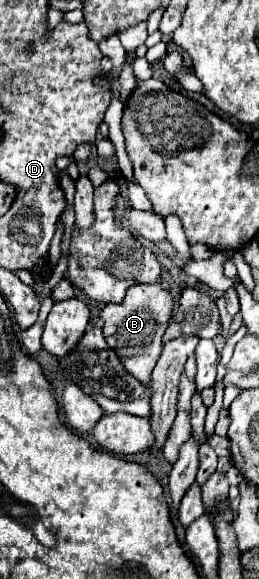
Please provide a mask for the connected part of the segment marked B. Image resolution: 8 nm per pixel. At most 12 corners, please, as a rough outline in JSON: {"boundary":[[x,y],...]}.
{"boundary":[[134,284],[100,312],[124,368],[148,384],[172,296]]}

